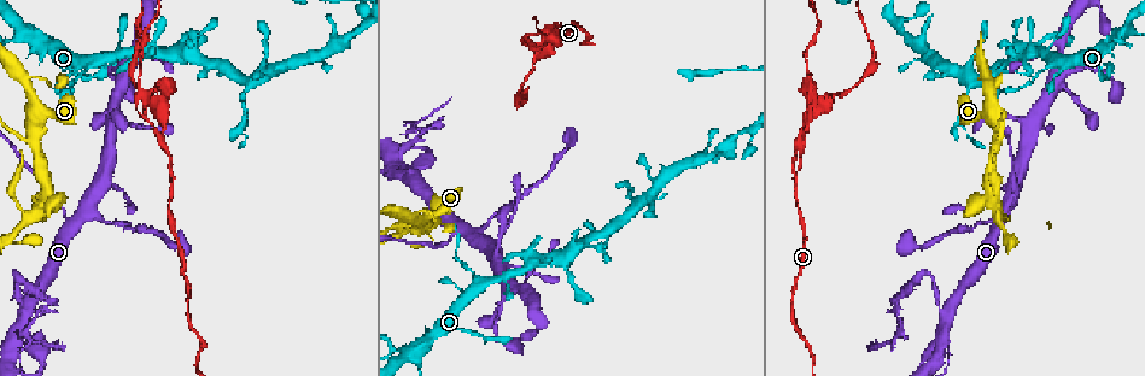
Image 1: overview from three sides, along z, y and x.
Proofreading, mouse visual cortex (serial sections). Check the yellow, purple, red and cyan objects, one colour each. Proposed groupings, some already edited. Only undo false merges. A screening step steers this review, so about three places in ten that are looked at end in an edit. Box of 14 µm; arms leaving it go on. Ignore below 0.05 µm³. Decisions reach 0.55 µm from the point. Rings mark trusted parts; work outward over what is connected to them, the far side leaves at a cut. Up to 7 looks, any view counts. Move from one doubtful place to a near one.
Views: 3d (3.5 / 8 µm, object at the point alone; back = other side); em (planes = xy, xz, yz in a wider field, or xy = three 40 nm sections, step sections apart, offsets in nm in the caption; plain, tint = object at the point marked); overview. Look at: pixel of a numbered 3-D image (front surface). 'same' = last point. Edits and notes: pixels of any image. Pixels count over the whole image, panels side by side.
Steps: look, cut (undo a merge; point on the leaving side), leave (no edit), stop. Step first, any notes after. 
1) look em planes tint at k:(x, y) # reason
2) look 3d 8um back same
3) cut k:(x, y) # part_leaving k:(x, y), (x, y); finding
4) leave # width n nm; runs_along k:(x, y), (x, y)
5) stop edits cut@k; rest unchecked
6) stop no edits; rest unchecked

look 3d 8um at 1:(450, 240) # thick turns thin

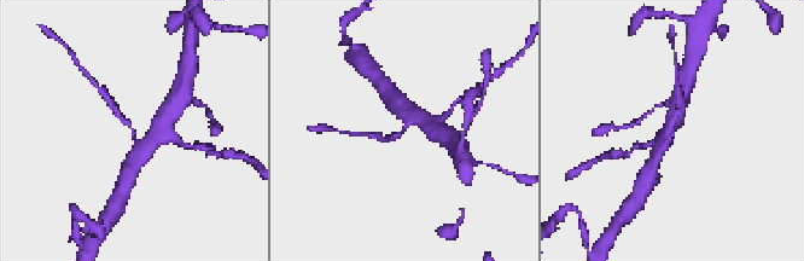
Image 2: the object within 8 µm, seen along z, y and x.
look 3d 3.5um at 2:(133, 132)

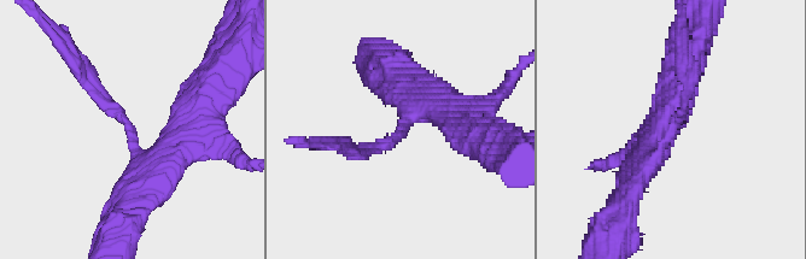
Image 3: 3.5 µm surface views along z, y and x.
look em planes tint at 3:(397, 133) # arm_widths 150, 350 nm; shape alone is not enough

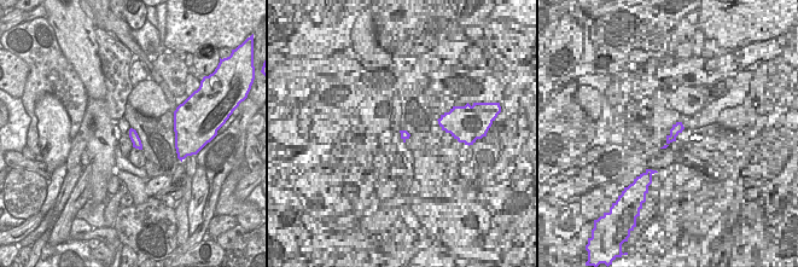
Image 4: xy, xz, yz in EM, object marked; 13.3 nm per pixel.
cut 3:(109, 111) # a second cell is stuck on

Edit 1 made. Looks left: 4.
look overview # redraw

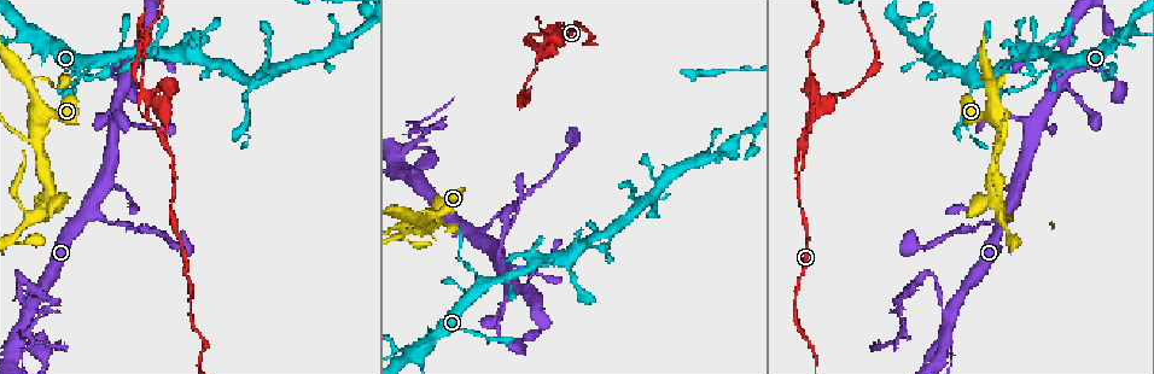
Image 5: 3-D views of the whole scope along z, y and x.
look 3d 3.5um at 5:(15, 239) # side arm on a straight run

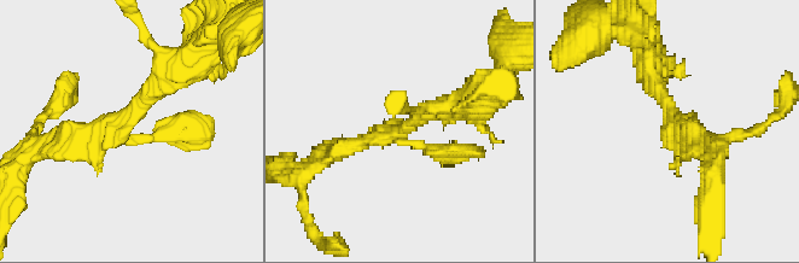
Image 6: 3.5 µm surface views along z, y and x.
look em planes tint at 6:(396, 128)

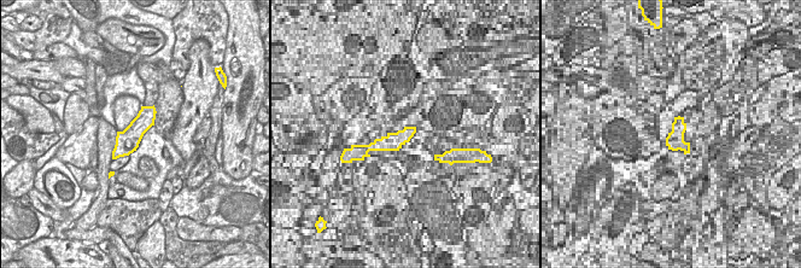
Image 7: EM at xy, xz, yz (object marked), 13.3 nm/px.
leave # runs_along 6:(649, 60), (674, 130), (693, 130); all the same cell

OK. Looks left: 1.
look 3d 3.5um at 5:(28, 78) # sharp bend

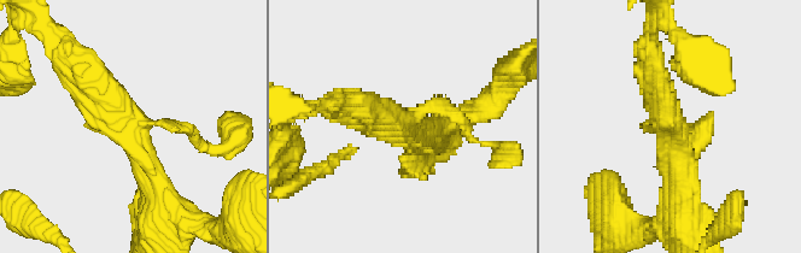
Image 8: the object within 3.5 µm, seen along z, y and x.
leave # runs_along 8:(167, 201), (120, 113), (86, 69); all the same cell

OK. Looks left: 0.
stop edits cut@3; rest unchecked

